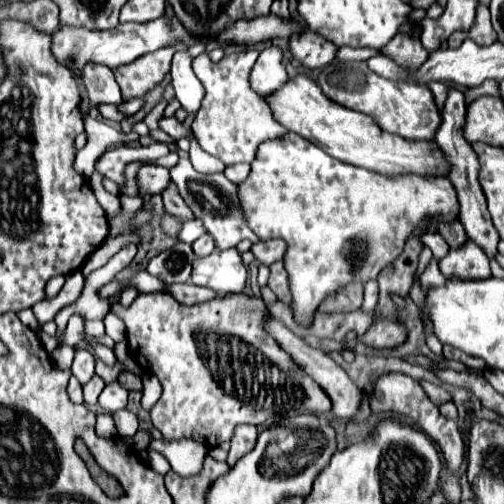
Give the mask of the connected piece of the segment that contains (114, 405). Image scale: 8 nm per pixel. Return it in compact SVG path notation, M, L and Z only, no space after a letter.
M111 383L103 389L103 393L99 395L99 405L103 411L107 413L115 413L119 409L125 409L127 405L127 391L119 385L119 383Z

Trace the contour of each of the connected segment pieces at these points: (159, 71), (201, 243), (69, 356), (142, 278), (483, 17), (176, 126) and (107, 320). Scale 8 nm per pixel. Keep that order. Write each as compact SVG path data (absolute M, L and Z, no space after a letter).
M175 43L173 47L163 47L161 51L143 55L129 65L113 69L122 99L127 101L135 97L143 97L145 93L155 89L165 79L165 75L171 71L173 55L185 49L189 49L189 45Z
M209 233L201 235L201 237L193 243L193 251L195 251L197 257L207 257L207 255L213 253L213 249L215 249L215 243L213 243L213 237L211 237Z
M63 345L63 347L59 347L59 349L55 349L55 351L51 353L51 359L53 359L53 363L55 363L59 369L71 369L73 357L75 357L75 349L69 347L69 345Z
M140 271L133 277L131 281L125 281L125 286L133 285L137 288L139 293L151 293L151 292L158 292L163 291L163 281L159 281L157 277L153 277L147 273L147 271Z
M483 3L477 5L477 21L473 23L473 27L471 27L471 31L469 31L469 37L471 37L477 45L481 45L481 47L497 41L495 31L493 31L491 21L489 21L489 7L483 5Z
M163 117L163 119L161 119L161 129L163 129L165 133L169 133L171 137L177 137L177 139L181 139L181 137L191 137L191 129L189 129L185 123L177 121L177 117Z
M108 312L104 318L105 332L115 343L126 339L126 327L123 321L112 312Z

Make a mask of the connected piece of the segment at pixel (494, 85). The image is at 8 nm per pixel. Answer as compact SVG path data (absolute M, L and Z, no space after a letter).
M485 81L483 85L469 89L469 91L465 93L465 99L467 99L467 103L471 103L473 99L477 99L477 97L481 97L481 95L497 95L497 97L499 97L499 83L497 83L497 81Z

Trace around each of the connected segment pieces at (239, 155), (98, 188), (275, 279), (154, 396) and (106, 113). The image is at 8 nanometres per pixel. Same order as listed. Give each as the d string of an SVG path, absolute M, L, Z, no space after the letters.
M247 47L239 53L225 55L219 63L213 63L207 53L193 59L193 71L207 93L201 111L191 123L191 129L201 149L221 159L225 165L251 163L261 143L287 135L285 127L281 127L281 123L277 123L269 111L269 105L249 87L249 73L257 61L257 55L257 49Z
M94 170L94 173L90 178L90 185L97 201L103 207L106 215L111 215L119 211L121 208L120 199L106 191L102 185L102 180L103 175Z
M281 261L279 263L273 263L269 269L271 269L271 275L269 275L269 281L267 281L269 289L277 295L277 299L281 303L289 305L291 303L291 293L289 293L289 279L287 279L287 273L285 273L283 263Z
M149 371L143 373L141 381L143 381L143 401L141 403L149 411L157 403L157 399L161 397L161 383L159 383L157 375L153 375Z
M101 105L101 107L97 107L99 109L99 113L105 117L105 119L113 119L113 121L123 121L127 115L125 113L121 113L115 105Z

